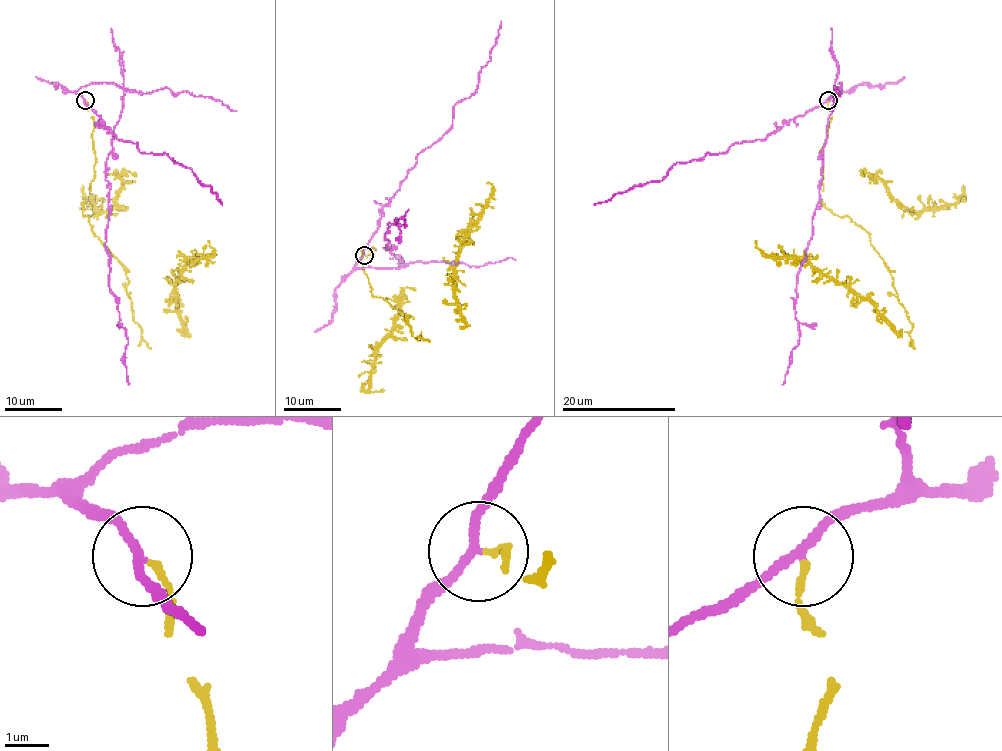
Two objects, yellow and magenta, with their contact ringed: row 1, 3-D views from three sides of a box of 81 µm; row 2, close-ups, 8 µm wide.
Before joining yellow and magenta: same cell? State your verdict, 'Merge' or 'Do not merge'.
Do not merge

